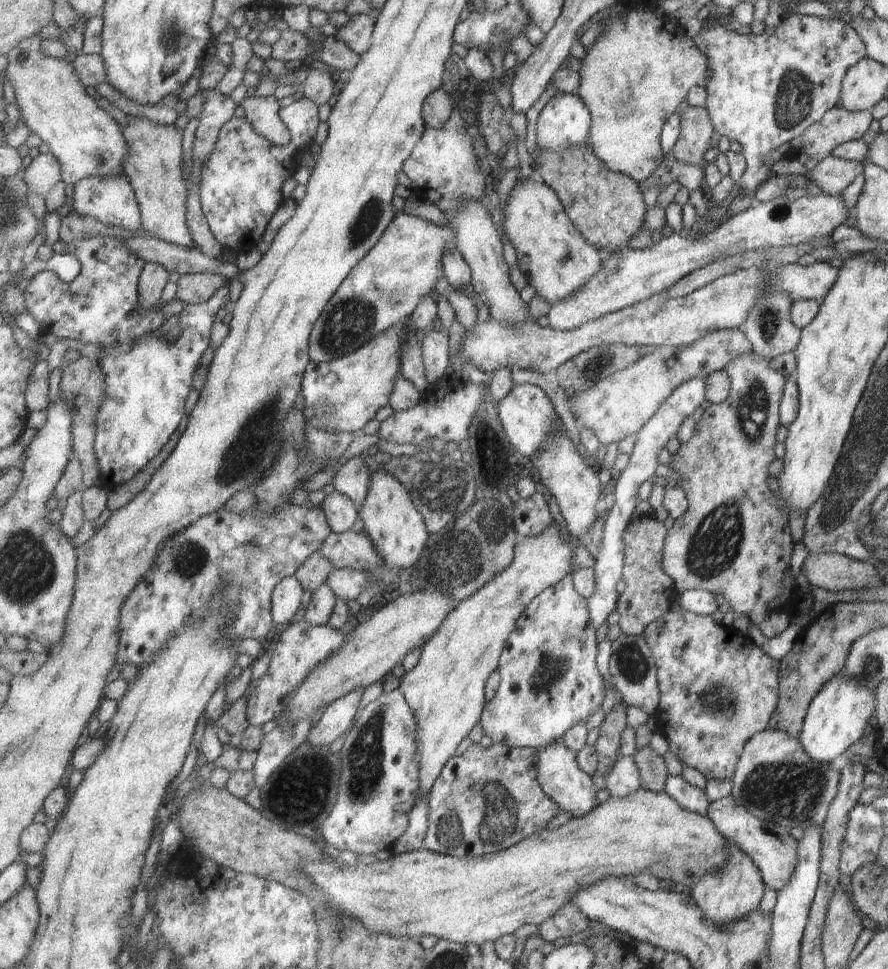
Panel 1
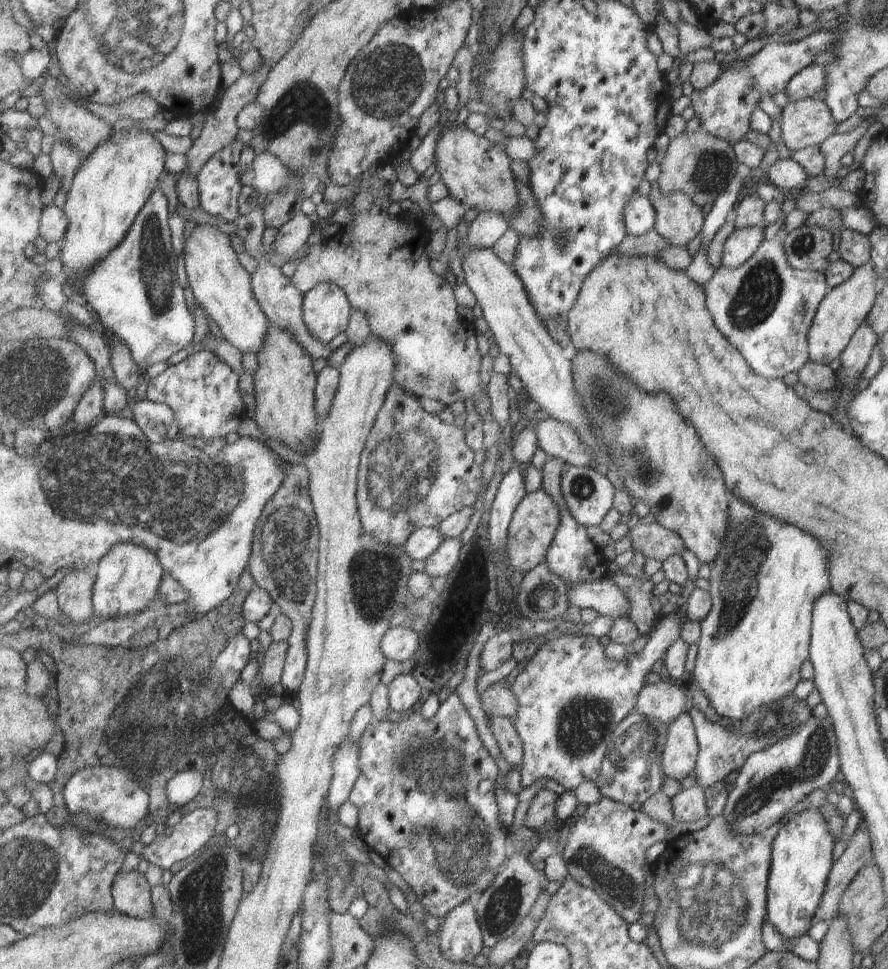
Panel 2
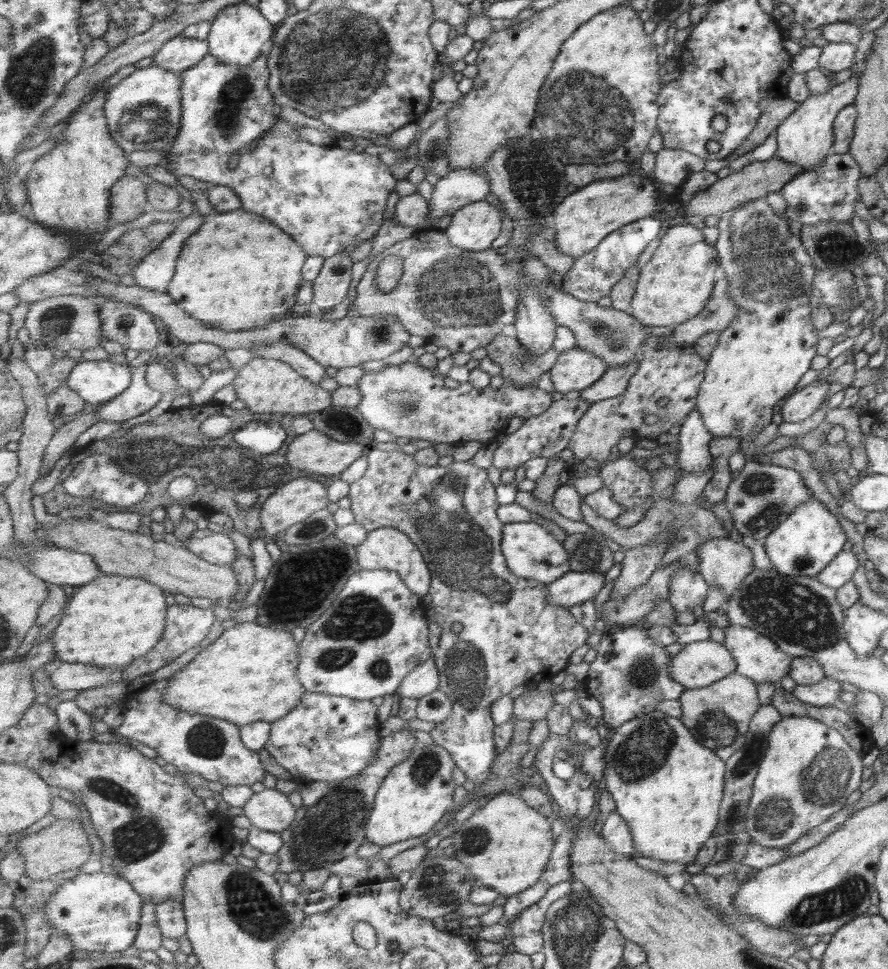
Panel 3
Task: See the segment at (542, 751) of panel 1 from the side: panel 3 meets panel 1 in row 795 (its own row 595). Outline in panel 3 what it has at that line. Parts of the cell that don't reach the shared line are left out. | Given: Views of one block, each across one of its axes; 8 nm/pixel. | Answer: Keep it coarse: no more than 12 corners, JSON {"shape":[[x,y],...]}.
{"shape":[[569,571],[548,584],[550,607],[569,609],[601,592],[605,574]]}

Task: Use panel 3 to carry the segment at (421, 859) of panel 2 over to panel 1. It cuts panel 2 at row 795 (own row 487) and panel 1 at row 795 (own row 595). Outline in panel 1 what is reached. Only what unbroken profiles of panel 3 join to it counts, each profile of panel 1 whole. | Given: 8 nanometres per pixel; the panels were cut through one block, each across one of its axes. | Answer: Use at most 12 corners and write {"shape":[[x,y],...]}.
{"shape":[[473,743],[430,794],[425,849],[505,850],[561,811],[537,749]]}

